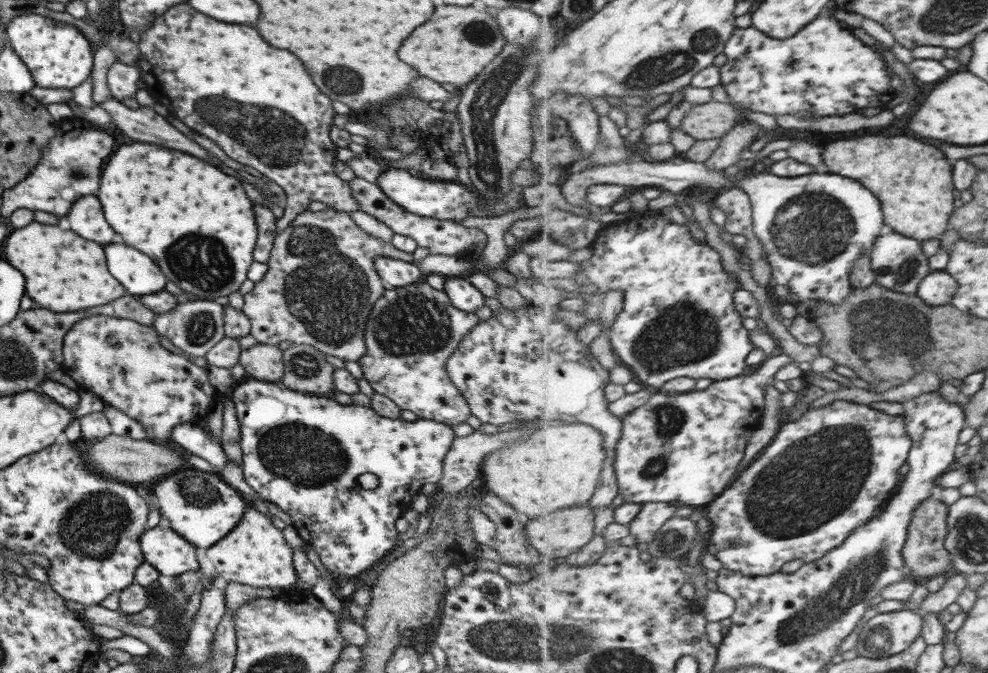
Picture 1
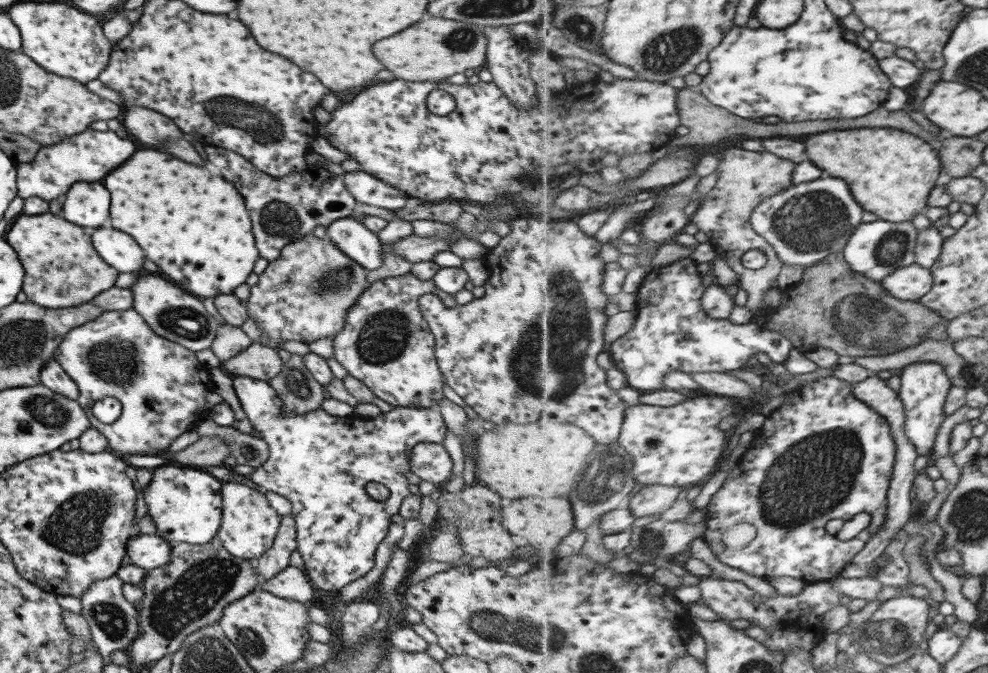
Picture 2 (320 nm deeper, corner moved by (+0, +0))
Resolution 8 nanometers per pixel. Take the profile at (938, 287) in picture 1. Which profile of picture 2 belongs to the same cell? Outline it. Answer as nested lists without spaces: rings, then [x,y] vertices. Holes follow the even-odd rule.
[[[916,263],[903,266],[880,281],[893,296],[911,301],[919,301],[934,285],[931,270]]]

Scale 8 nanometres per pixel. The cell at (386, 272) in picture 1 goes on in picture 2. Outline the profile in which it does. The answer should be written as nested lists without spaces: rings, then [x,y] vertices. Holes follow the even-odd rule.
[[[349,217],[335,219],[326,225],[324,234],[339,251],[368,271],[383,263],[378,236],[359,221]]]

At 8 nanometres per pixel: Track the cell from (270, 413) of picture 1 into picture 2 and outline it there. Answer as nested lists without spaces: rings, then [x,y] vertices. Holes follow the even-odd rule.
[[[231,377],[232,388],[241,410],[253,429],[257,430],[268,446],[267,460],[247,477],[262,491],[276,492],[292,504],[296,530],[296,550],[303,560],[301,569],[314,588],[323,591],[339,589],[353,580],[362,579],[374,565],[375,549],[385,538],[390,518],[397,513],[400,502],[409,494],[404,472],[408,471],[411,448],[419,442],[441,443],[447,431],[437,408],[394,407],[377,416],[355,414],[332,416],[320,408],[305,414],[284,414],[282,402],[267,381],[249,377]],[[367,482],[383,484],[389,491],[384,501],[375,500],[365,493]]]

